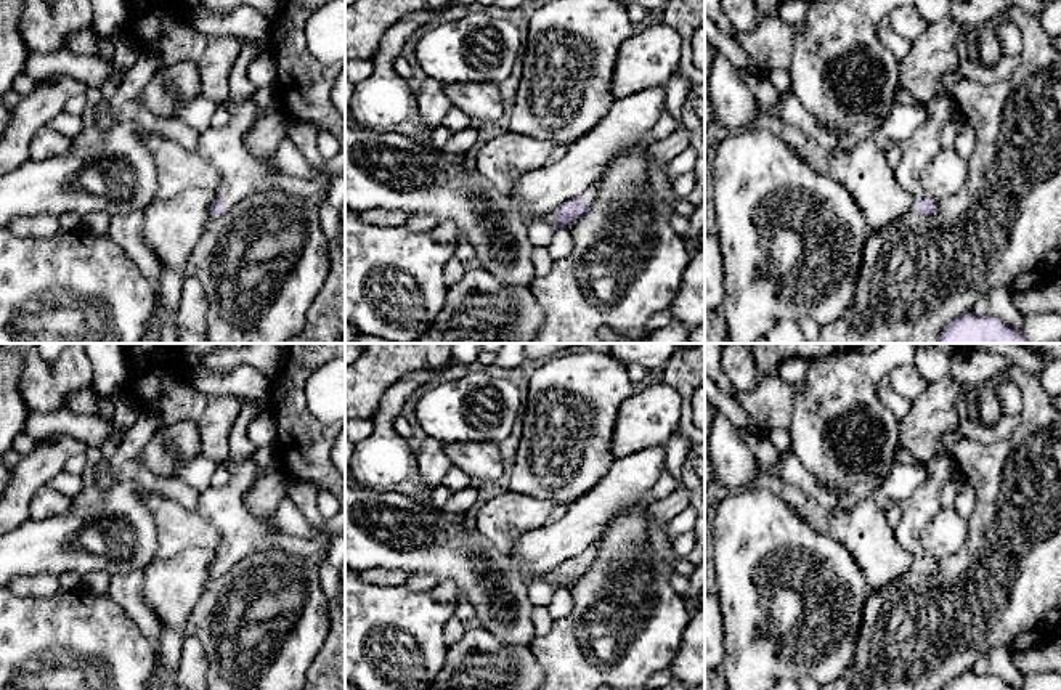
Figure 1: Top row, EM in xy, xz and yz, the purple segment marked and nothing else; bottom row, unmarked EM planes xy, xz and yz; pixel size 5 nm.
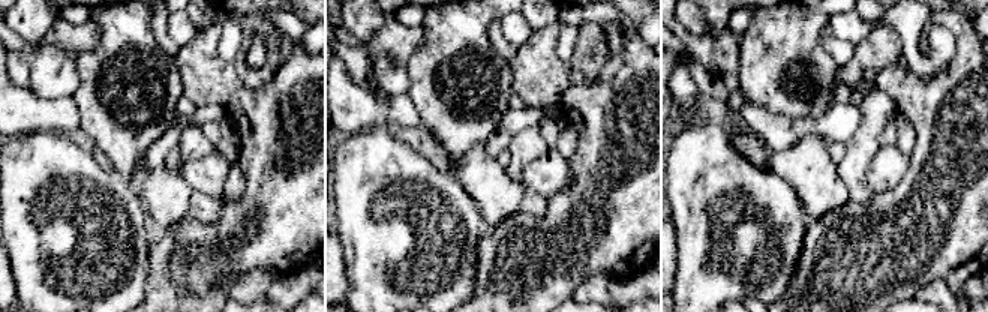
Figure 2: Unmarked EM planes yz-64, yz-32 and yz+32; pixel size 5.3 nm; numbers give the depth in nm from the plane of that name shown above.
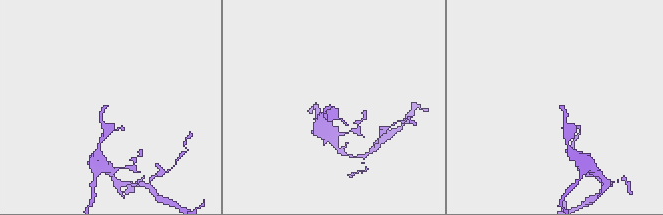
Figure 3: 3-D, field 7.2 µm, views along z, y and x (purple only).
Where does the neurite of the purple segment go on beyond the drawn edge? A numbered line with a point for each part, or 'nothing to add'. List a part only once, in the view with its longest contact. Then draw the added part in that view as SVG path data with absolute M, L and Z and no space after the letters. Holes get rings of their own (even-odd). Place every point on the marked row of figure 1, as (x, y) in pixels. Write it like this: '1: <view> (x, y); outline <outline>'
1: yz (922, 146); outline M937 95L921 106L928 112L928 120L899 144L902 157L894 168L894 177L912 196L913 205L920 204L926 196L920 177L923 168L941 152L937 138L939 128L947 120L955 120L958 117L955 101L945 95Z

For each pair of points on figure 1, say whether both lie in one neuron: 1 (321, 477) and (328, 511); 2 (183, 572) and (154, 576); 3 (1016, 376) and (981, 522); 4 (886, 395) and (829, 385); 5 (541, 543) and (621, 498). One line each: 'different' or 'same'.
1: different
2: same
3: same
4: different
5: same

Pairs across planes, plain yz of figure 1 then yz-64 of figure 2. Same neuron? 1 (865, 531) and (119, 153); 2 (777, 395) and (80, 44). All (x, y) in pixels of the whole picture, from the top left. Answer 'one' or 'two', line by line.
1: two
2: one

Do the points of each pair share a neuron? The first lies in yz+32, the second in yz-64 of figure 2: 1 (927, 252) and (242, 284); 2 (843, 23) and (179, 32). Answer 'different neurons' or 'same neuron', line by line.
1: different neurons
2: same neuron

